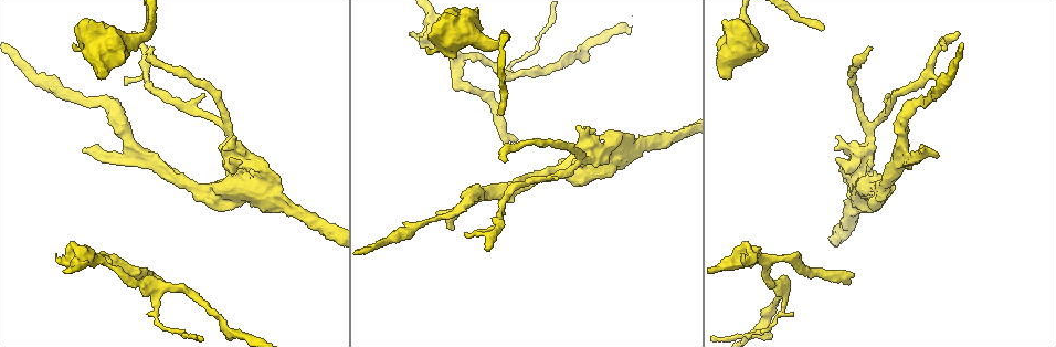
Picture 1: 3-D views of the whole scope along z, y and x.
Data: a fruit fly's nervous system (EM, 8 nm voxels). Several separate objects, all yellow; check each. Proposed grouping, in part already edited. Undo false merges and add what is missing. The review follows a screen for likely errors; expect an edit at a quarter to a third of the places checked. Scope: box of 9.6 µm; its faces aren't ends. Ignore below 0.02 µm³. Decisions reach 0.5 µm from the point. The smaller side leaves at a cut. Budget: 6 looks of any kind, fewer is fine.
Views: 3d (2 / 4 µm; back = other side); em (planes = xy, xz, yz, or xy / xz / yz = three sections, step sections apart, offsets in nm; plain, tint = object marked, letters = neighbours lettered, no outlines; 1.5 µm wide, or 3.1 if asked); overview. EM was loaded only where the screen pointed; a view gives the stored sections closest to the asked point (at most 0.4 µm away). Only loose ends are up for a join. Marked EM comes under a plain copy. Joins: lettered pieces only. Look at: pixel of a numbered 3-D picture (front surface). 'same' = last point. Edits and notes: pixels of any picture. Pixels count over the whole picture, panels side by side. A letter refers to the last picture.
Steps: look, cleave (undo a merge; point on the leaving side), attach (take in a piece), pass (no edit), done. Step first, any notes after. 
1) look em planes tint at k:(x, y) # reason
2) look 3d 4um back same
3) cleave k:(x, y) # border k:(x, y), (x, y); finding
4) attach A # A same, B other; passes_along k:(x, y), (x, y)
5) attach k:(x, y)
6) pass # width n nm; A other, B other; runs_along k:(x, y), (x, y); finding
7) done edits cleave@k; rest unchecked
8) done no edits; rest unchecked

look 3d 4um at 1:(954, 69)

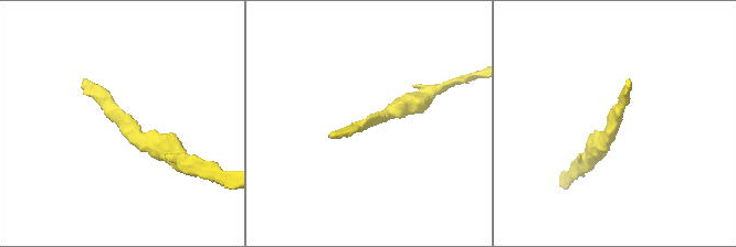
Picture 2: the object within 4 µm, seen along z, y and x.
look em yz step 8 tint at 2:(367, 122)

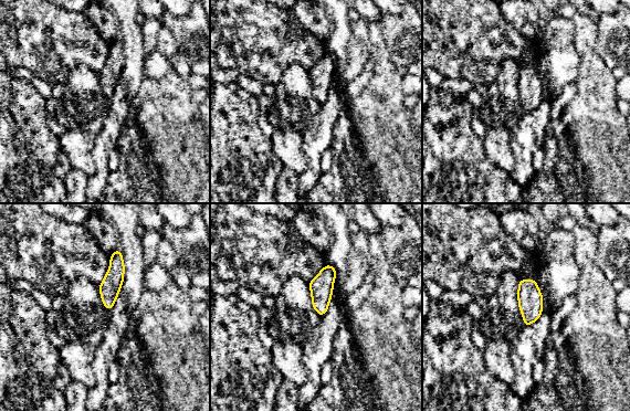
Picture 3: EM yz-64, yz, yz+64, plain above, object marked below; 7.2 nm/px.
look em planes letters same

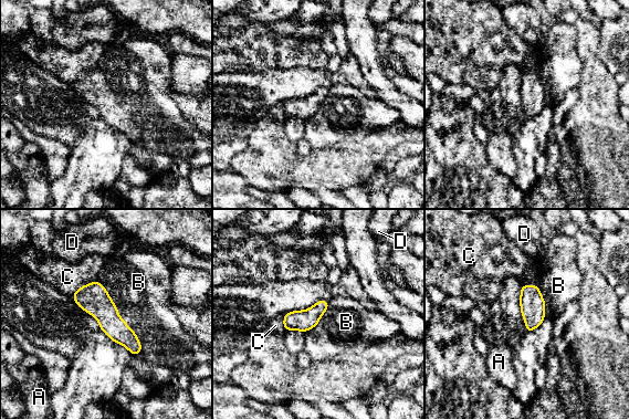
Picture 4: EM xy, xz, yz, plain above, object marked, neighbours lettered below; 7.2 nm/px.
pass # A other, B other, C other, D other; all the same neuron

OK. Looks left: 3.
look em planes letters at 1:(957, 36) # an open end

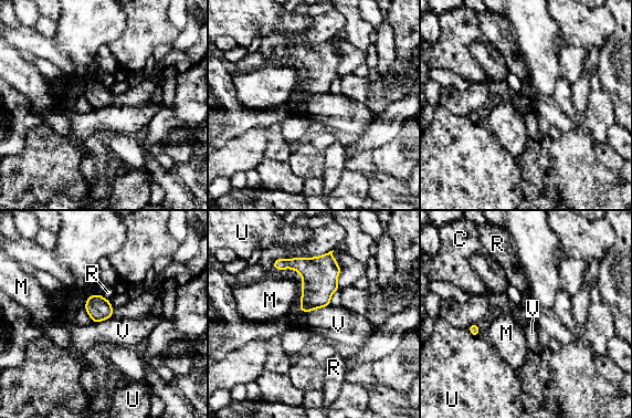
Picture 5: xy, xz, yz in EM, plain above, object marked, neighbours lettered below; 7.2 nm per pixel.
pass # width 170 nm; C other, M other, R other, U other, V other; border 5:(329, 304), (305, 312), (298, 310); none of them fits

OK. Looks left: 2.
look em planes letters at 1:(410, 34) # branch stops here

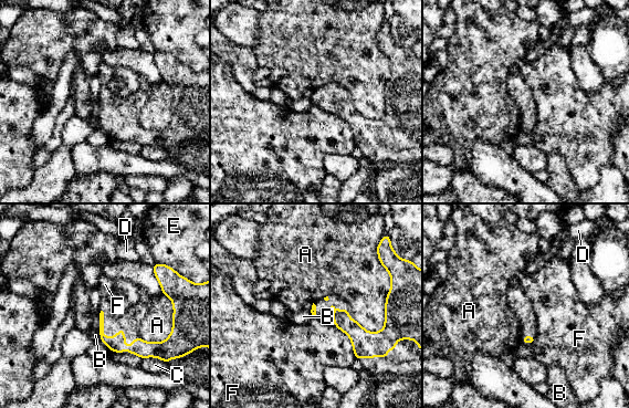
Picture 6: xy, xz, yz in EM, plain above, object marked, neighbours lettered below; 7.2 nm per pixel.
pass # A other, B other, C other, D other, E other, F other; runs_along 6:(105, 340), (123, 348), (158, 347); none of them fits

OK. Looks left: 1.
done no edits; rest unchecked

